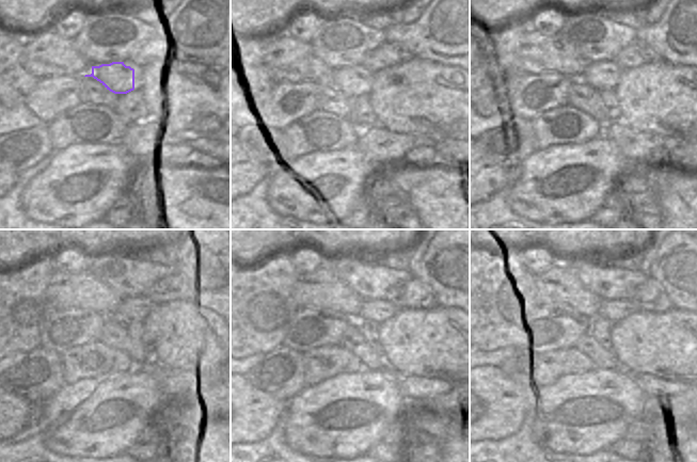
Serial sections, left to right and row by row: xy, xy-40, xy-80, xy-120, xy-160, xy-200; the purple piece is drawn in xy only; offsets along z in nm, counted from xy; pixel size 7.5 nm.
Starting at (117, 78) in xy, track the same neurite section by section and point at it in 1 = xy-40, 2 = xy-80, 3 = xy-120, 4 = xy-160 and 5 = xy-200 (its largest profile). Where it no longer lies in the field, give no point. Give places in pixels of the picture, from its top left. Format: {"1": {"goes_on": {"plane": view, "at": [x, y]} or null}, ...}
{"1": {"goes_on": {"plane": "xy-40", "at": [357, 77]}}, "2": {"goes_on": {"plane": "xy-80", "at": [604, 75]}}, "3": {"goes_on": {"plane": "xy-120", "at": [133, 311]}}, "4": {"goes_on": {"plane": "xy-160", "at": [378, 311]}}, "5": {"goes_on": {"plane": "xy-200", "at": [614, 311]}}}

